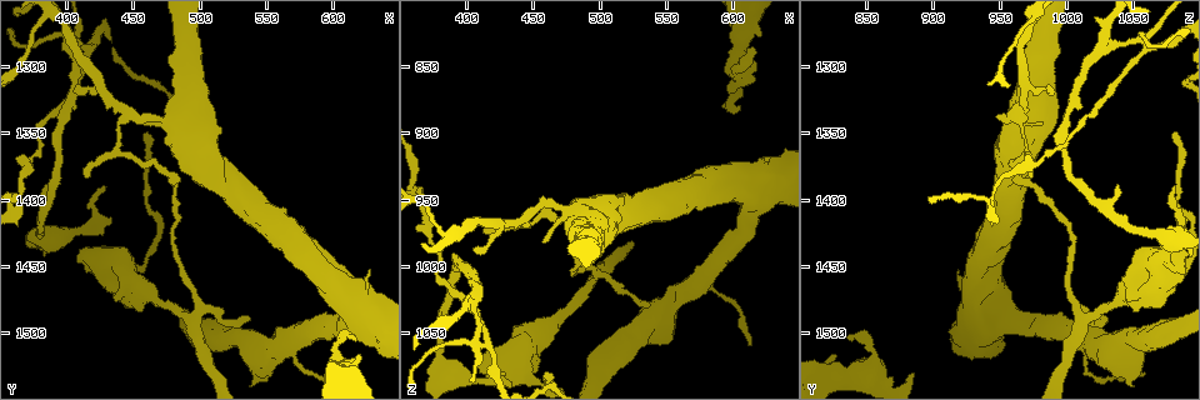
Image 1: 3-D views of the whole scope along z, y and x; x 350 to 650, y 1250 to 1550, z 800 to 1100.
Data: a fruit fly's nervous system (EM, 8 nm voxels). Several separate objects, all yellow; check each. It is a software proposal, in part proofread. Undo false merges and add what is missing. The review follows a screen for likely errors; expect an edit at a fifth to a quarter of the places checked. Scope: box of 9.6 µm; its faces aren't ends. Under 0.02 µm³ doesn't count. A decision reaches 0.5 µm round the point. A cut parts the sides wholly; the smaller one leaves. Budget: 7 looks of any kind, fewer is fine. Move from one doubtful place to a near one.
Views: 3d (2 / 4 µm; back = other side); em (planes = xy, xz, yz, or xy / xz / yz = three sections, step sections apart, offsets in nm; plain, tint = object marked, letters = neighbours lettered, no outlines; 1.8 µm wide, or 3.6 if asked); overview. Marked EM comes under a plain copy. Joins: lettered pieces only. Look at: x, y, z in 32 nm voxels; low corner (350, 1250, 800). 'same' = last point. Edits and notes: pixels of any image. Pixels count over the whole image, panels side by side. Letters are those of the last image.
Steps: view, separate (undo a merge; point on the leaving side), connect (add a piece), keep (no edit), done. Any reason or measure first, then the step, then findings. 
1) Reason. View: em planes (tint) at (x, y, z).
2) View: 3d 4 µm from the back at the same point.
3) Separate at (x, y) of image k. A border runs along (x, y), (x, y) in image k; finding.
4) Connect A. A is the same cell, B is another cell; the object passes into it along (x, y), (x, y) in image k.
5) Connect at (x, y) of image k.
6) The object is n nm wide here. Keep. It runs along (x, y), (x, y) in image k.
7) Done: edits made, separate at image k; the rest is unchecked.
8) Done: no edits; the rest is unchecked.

Free end. View: em 3.6 µm planes (letters) at (604, 1532, 884).

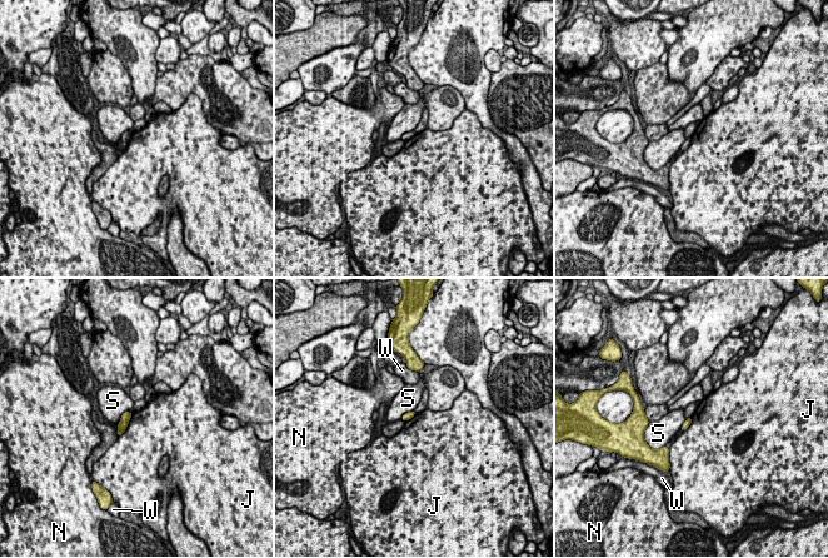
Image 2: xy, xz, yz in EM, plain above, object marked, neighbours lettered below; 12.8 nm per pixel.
The longest contact is with J, 360 nm. Keep. J, N, S and W are other cells; a border runs along (131, 413), (126, 428), (118, 437) in image 2; no lettered piece goes on from it.

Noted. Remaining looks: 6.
View: 3d 4 µm at (618, 1518, 826).

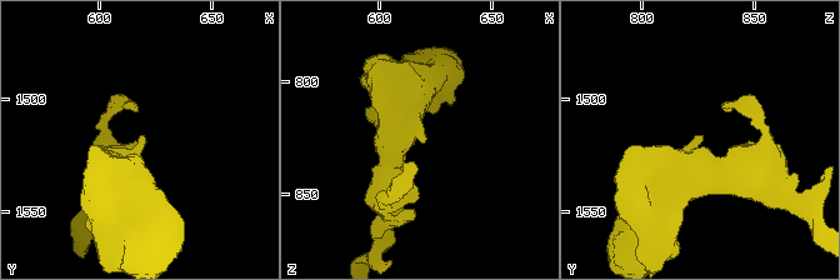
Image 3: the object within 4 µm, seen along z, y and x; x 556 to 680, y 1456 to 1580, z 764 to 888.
View: em 3.6 µm xz step 8 (tint) at (617, 1518, 826).

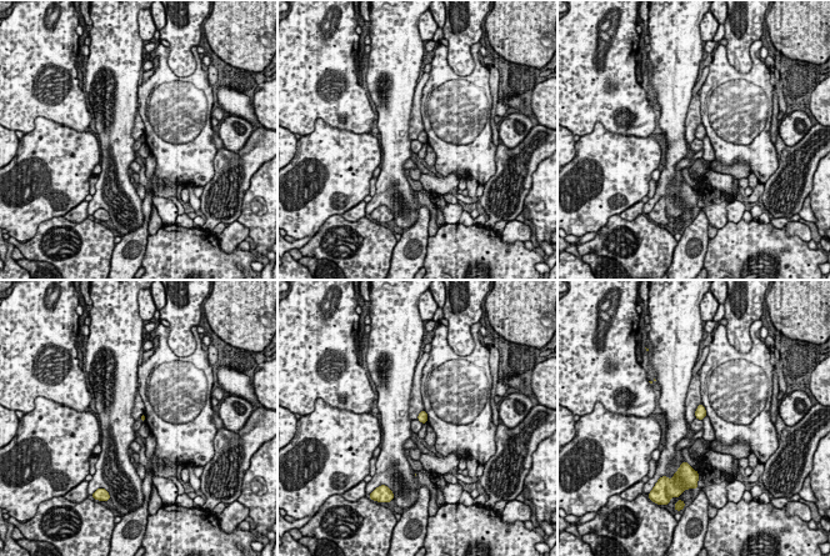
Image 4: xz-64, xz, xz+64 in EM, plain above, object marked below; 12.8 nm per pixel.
Cut it another way. View: em 3.6 µm planes (letters) at the same point.

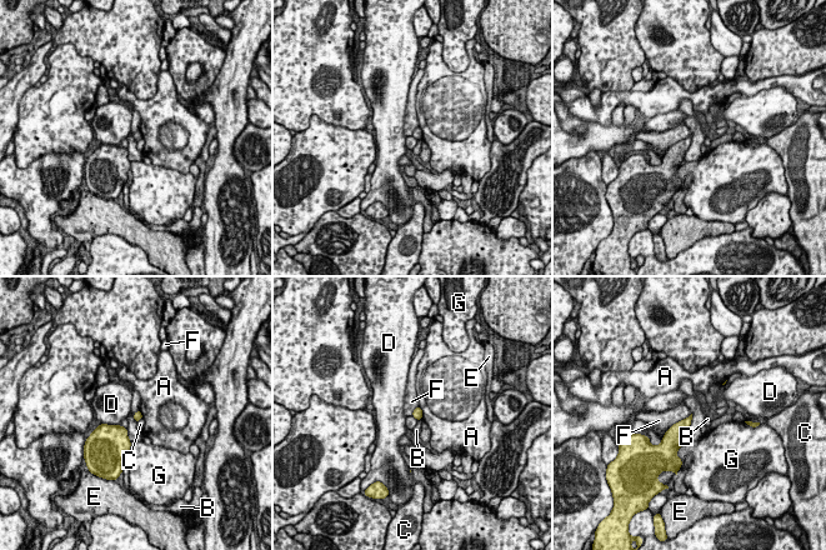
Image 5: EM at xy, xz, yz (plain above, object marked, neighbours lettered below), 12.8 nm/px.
Keep. A, B, C, D, E, F and G are other cells; no lettered piece goes on from it.

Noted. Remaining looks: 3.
Branch point. View: 3d 4 µm at (496, 1482, 1006).

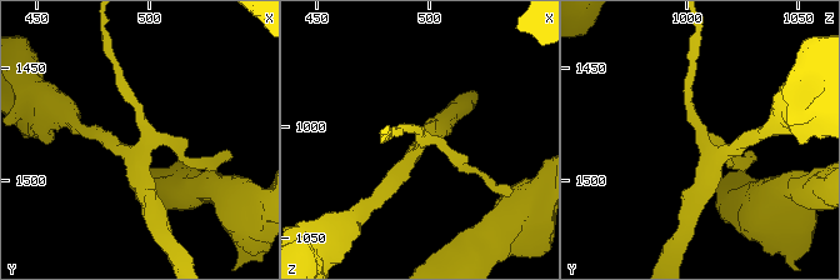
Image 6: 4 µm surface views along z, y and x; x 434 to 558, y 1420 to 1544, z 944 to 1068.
View: em xz step 16 (tint) at (498, 1481, 1007).

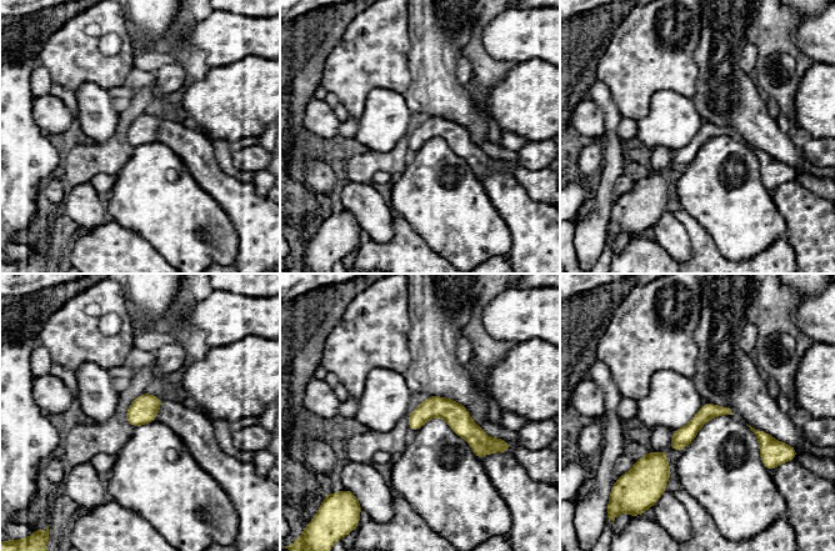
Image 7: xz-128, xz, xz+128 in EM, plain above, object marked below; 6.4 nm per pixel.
Cut it another way. View: em planes (letters) at the same point.

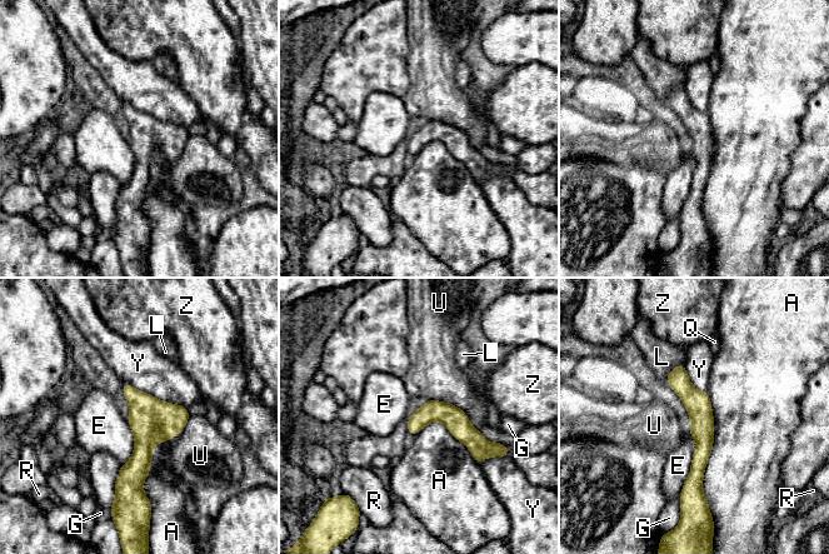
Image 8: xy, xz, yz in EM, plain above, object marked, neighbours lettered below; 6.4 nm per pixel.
The object is 130 nm wide here. Keep. A, E, G, L, Q, R, U, Y and Z are other cells; a border runs along (707, 392), (708, 504) in image 8; continuous, no second cell.

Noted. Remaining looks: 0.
Done: no edits; the rest is unchecked.

